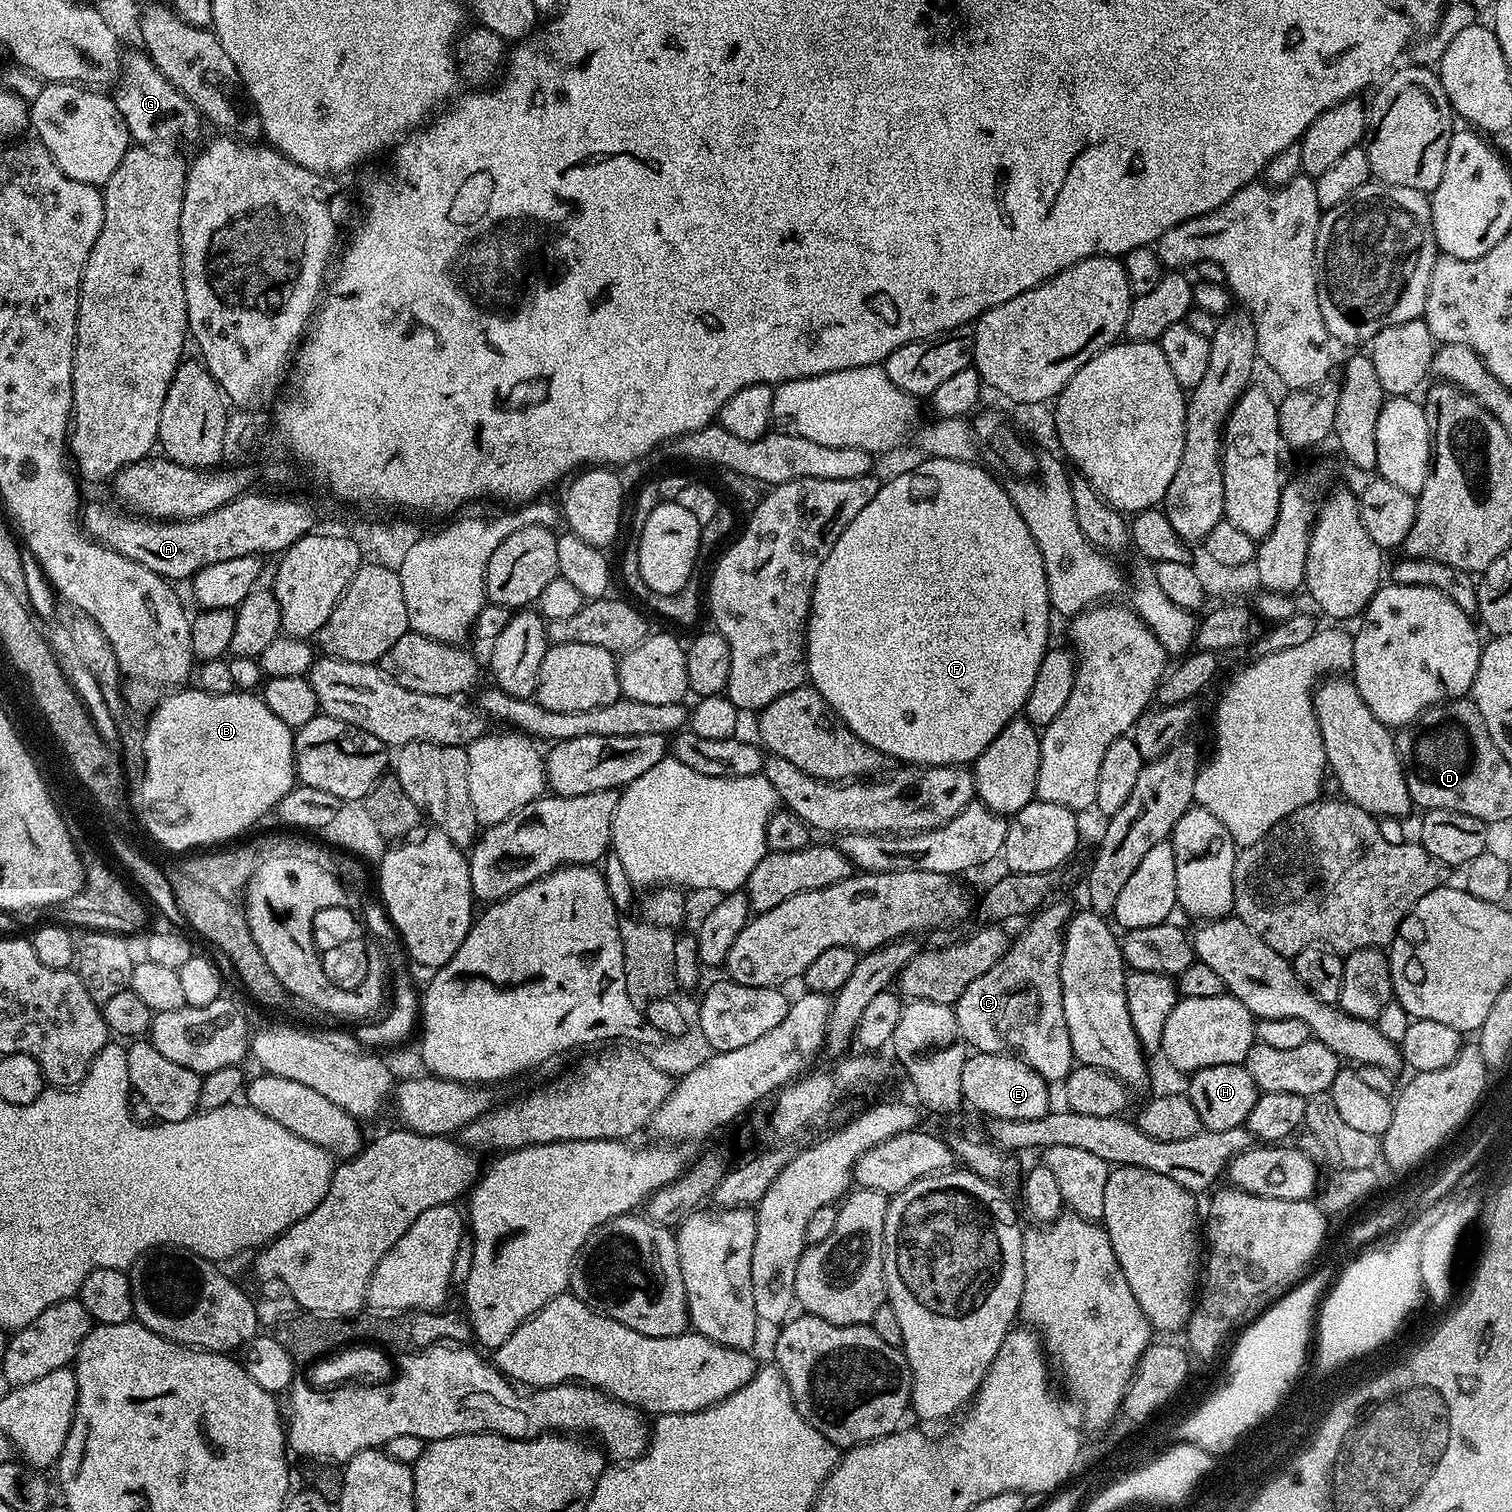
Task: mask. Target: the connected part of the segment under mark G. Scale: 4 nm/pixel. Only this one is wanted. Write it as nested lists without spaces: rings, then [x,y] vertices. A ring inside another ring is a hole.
[[[137,50],[123,57],[120,61],[120,78],[114,88],[114,99],[122,118],[128,127],[129,137],[140,146],[157,146],[156,144],[176,144],[179,140],[185,140],[192,144],[200,136],[200,124],[202,117],[196,111],[194,105],[171,84],[163,74],[154,66],[154,62],[148,57],[147,52]]]

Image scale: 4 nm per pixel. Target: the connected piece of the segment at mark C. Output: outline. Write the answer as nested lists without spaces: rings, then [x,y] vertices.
[[[1044,904],[1039,911],[1027,921],[1024,933],[1013,939],[1005,954],[982,978],[974,978],[966,990],[962,990],[954,1005],[958,1030],[962,1030],[965,1044],[976,1052],[1003,1052],[1019,1056],[1049,1082],[1064,1082],[1074,1067],[1074,1057],[1070,1046],[1070,1030],[1066,1030],[1066,1014],[1062,1010],[1062,950],[1064,949],[1064,929],[1074,915],[1074,908],[1068,904]]]

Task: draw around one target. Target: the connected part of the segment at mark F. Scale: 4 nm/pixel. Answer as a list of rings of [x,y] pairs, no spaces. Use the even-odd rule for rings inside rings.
[[[928,458],[925,464],[912,468],[909,472],[900,472],[893,480],[885,479],[878,494],[862,506],[858,518],[842,530],[842,538],[834,542],[834,550],[826,554],[822,570],[812,591],[812,605],[808,611],[808,630],[806,633],[806,659],[808,662],[808,680],[822,698],[842,718],[842,722],[862,742],[874,750],[883,752],[885,757],[904,760],[908,766],[927,766],[946,768],[949,766],[971,765],[998,734],[1012,720],[1023,713],[1026,698],[1030,698],[1030,689],[1034,678],[1038,678],[1038,666],[1042,658],[1050,651],[1048,631],[1052,628],[1054,613],[1048,583],[1046,566],[1042,562],[1042,550],[1030,534],[1030,526],[1018,514],[1014,502],[1008,496],[1008,489],[999,484],[984,468],[979,468],[972,460],[947,460],[946,458]]]

